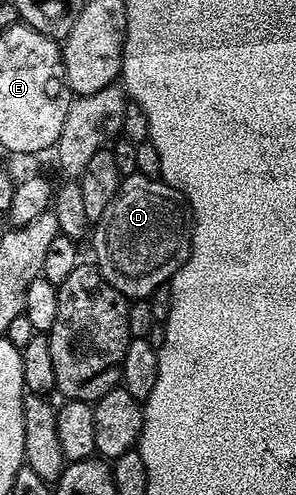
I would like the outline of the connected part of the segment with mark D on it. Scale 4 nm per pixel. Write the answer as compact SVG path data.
M140 174L122 178L117 196L92 224L91 239L92 235L92 258L102 277L130 301L149 299L187 261L193 243L189 202L160 178L148 179Z

